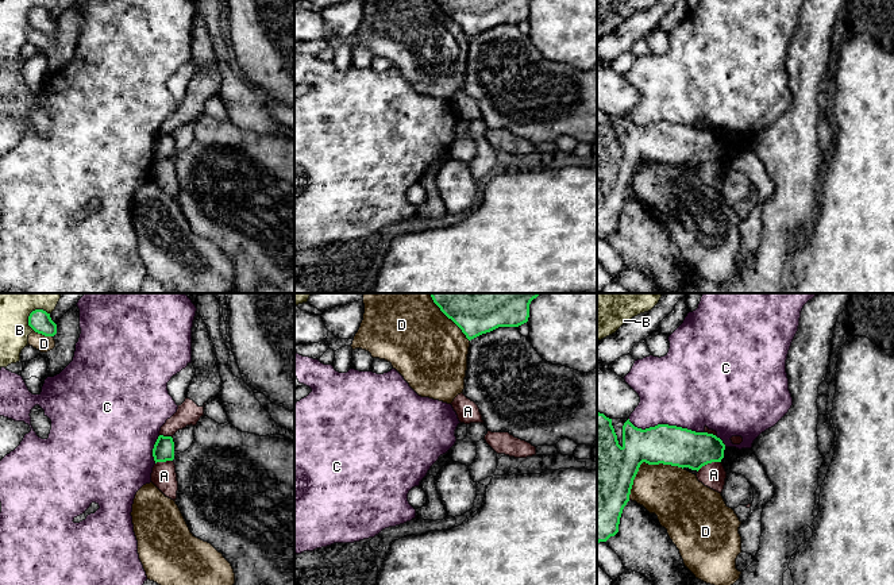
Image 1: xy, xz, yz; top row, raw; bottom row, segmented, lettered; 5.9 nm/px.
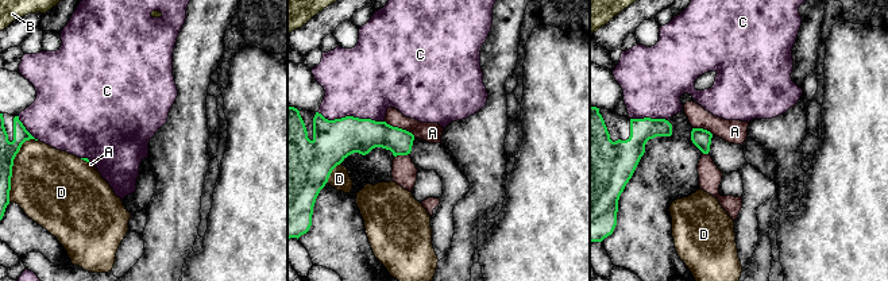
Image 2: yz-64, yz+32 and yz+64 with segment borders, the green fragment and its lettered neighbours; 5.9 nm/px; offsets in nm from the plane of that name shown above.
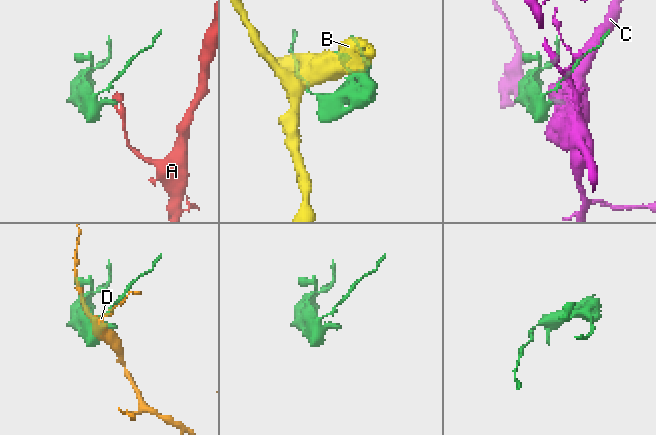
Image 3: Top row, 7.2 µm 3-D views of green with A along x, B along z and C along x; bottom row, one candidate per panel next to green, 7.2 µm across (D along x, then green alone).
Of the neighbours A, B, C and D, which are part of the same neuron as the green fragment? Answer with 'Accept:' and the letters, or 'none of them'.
Accept: none of them

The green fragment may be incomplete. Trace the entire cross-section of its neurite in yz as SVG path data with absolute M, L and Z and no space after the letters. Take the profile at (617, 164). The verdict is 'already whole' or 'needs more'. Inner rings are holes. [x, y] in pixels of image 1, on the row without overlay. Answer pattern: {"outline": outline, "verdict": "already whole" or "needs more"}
{"outline": "M597 109L597 240L606 239L619 230L620 215L629 199L633 177L643 159L671 162L700 168L712 159L721 159L725 142L708 130L658 122L646 127L635 124L629 116L609 116Z", "verdict": "needs more"}

